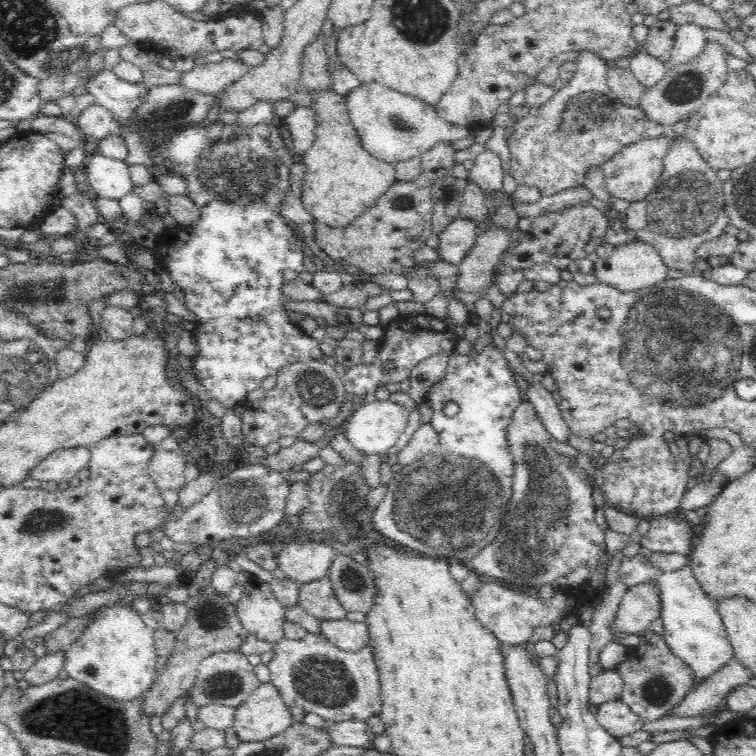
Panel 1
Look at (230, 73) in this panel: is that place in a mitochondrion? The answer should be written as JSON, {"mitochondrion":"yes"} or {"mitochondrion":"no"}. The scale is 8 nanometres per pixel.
{"mitochondrion":"no"}

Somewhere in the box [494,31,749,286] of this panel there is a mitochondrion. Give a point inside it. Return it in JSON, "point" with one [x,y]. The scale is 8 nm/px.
{"point":[687,206]}

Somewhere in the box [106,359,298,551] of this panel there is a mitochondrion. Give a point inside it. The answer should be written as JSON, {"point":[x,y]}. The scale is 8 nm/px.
{"point":[245,502]}

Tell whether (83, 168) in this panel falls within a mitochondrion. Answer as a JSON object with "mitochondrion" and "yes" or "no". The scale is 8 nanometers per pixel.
{"mitochondrion":"no"}

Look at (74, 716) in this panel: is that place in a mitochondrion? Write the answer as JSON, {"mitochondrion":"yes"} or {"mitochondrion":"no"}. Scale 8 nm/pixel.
{"mitochondrion":"yes"}

